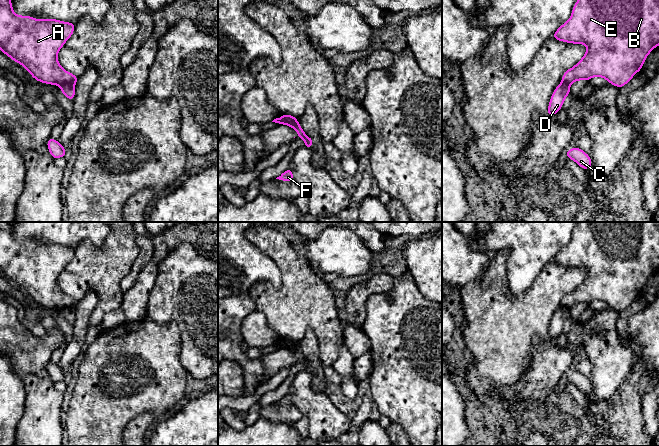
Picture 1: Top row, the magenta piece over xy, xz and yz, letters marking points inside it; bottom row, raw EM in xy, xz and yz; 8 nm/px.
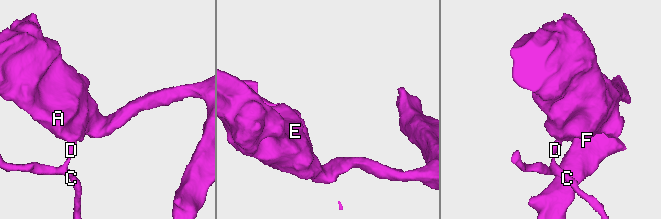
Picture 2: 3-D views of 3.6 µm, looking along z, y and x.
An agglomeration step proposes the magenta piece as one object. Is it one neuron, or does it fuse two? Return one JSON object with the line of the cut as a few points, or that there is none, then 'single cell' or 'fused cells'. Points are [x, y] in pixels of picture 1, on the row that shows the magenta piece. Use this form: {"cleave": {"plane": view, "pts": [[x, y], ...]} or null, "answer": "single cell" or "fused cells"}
{"cleave": {"plane": "xz", "pts": [[281, 117], [288, 124], [296, 124], [298, 122]]}, "answer": "fused cells"}

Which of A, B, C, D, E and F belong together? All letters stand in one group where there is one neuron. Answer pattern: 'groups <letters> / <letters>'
groups A B E F / C D

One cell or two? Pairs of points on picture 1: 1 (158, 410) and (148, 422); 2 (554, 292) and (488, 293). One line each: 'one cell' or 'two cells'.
1: two cells
2: one cell

